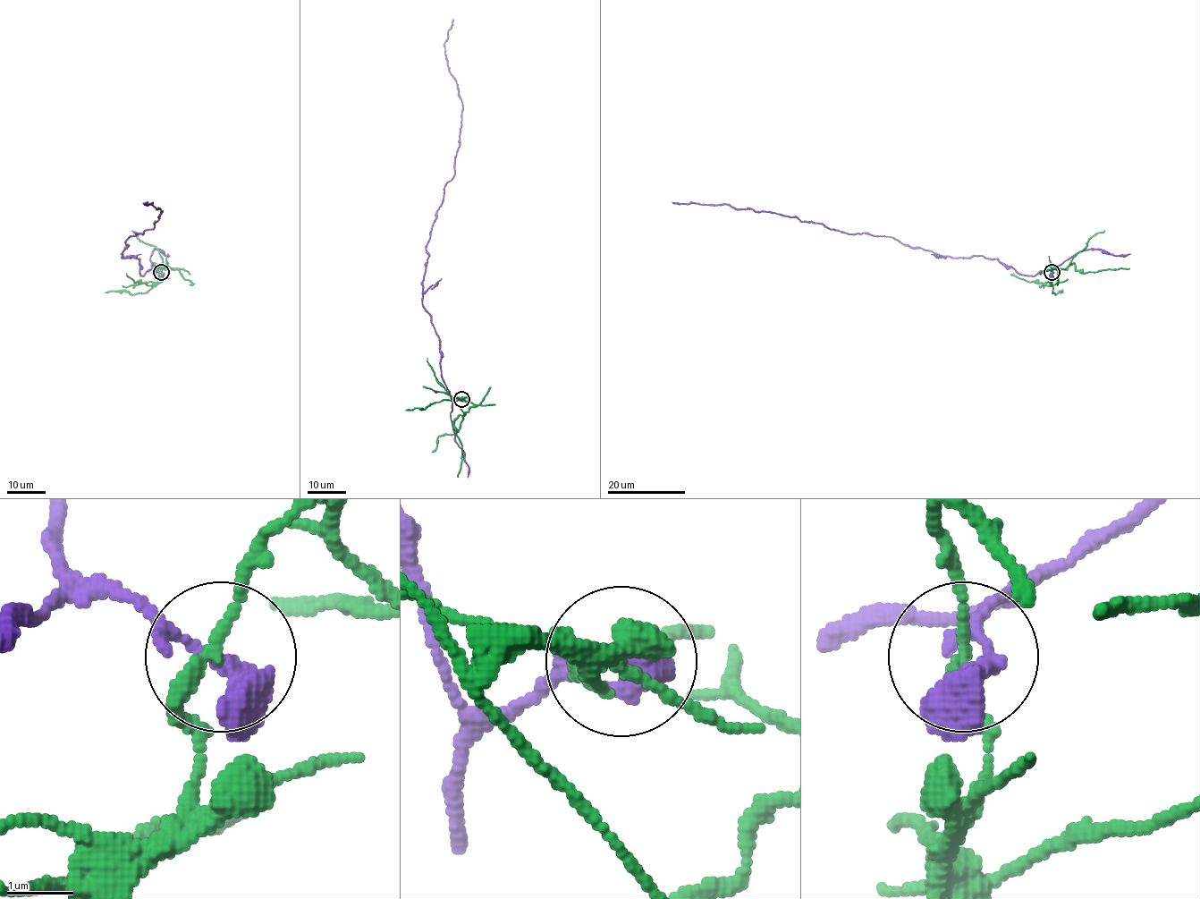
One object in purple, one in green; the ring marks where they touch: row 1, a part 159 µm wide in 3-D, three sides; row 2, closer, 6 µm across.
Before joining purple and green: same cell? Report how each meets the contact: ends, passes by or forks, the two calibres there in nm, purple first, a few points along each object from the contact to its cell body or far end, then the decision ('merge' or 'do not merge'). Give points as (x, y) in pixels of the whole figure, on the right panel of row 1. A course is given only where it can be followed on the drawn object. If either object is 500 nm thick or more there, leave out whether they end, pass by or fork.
600/200 nm | purple via (1052, 273), (1018, 274), (983, 255), (934, 254), (891, 237), (849, 234), (780, 214), (672, 202) | green via (1051, 272), (1050, 263), (1058, 269), (1065, 269), (1073, 263), (1077, 270), (1087, 273), (1129, 267) | do not merge

